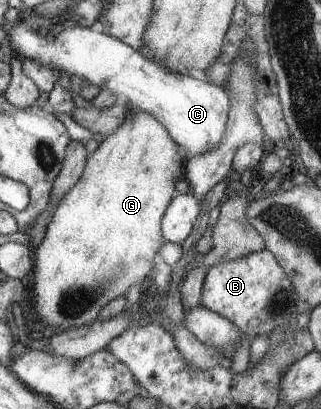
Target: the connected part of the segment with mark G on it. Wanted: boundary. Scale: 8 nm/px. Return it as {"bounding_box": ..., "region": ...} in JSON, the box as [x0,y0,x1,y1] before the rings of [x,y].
{"bounding_box":[31,104,185,332],"region":[[[128,104],[127,107],[128,119],[115,132],[98,138],[99,146],[87,156],[82,177],[60,199],[46,227],[45,237],[35,247],[31,311],[44,324],[59,327],[63,332],[97,319],[105,305],[125,296],[129,287],[141,286],[147,279],[149,271],[155,267],[155,255],[163,245],[163,213],[176,195],[177,180],[185,177],[185,158],[168,129],[149,112]]]}

